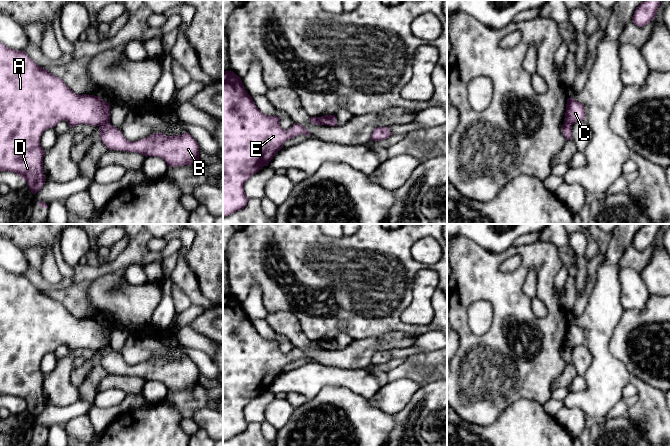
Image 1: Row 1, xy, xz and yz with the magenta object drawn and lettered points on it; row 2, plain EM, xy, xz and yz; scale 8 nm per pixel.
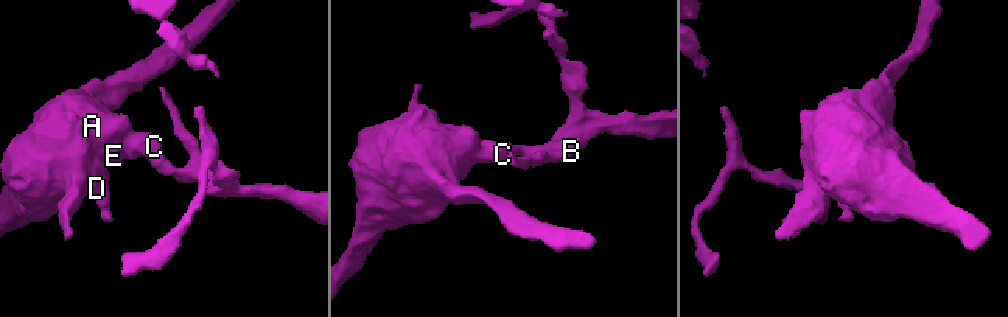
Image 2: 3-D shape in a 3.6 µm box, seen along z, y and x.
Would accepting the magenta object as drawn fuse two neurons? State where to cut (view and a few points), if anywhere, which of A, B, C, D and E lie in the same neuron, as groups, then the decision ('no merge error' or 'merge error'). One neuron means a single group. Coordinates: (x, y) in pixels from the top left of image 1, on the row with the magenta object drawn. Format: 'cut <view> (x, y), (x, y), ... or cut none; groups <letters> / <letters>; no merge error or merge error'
cut xy (108, 122), (102, 123), (99, 126); groups A C D E / B; merge error

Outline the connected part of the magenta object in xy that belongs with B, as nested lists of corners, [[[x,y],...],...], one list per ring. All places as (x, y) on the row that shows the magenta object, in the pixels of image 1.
[[[110,123],[99,126],[100,140],[109,150],[140,153],[143,156],[160,157],[168,167],[192,165],[199,160],[199,145],[188,133],[167,136],[154,133],[141,140],[128,141],[118,128]]]

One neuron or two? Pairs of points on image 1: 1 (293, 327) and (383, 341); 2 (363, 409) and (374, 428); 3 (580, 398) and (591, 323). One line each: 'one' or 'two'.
1: one
2: one
3: one

